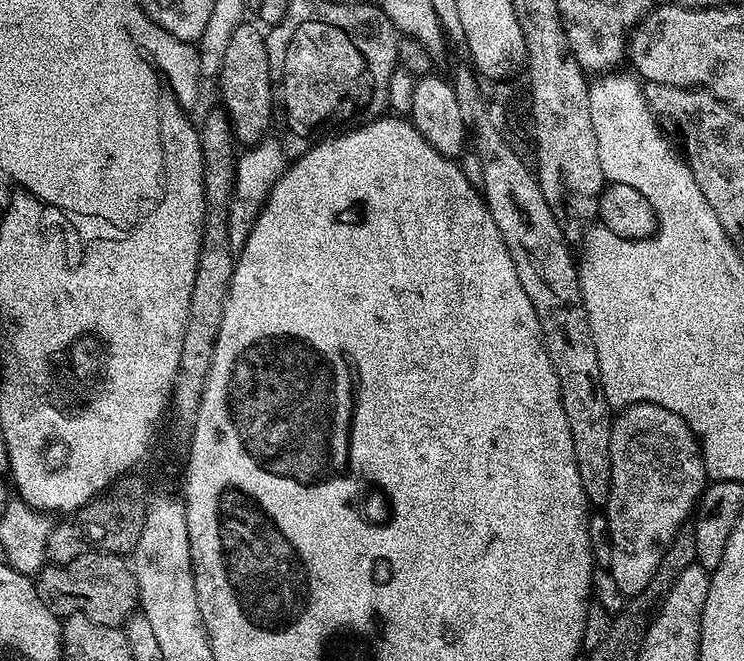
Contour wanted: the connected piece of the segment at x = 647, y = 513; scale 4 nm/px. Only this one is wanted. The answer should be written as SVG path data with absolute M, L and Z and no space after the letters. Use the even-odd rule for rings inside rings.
M633 403L615 413L610 462L612 485L606 511L612 535L612 580L625 597L636 596L658 570L658 562L682 526L689 523L710 477L702 444L691 425L660 404Z

